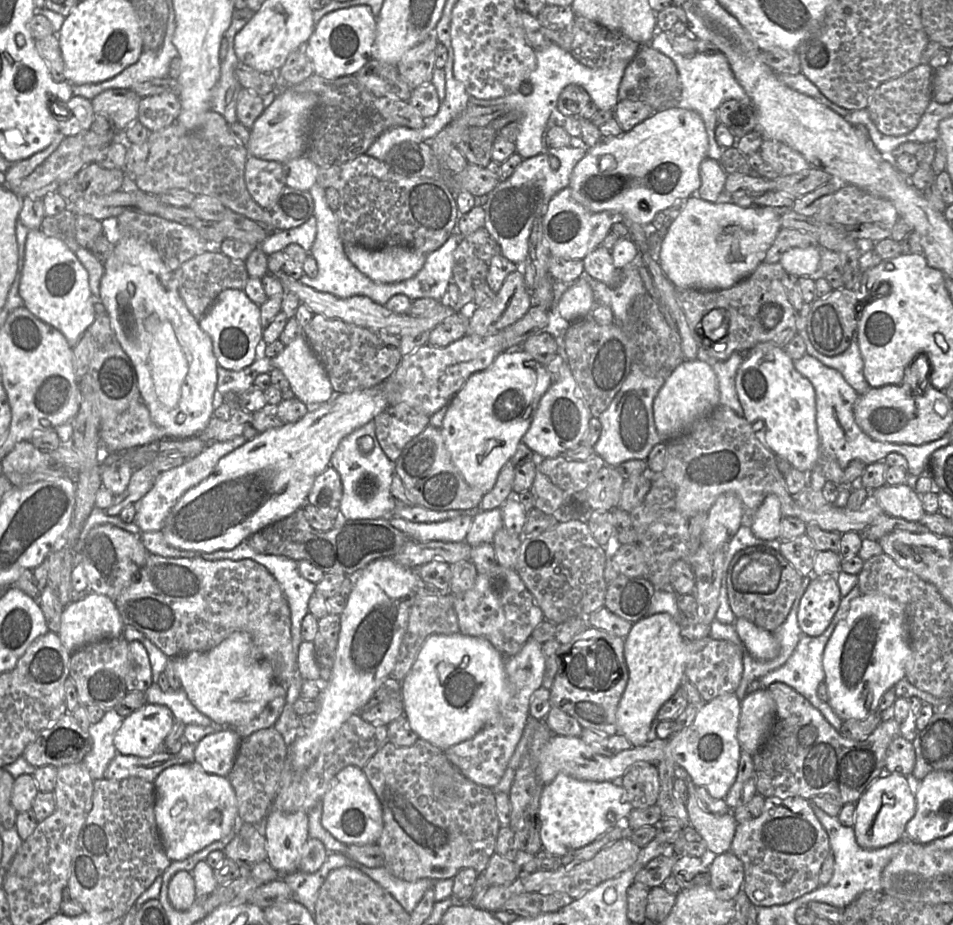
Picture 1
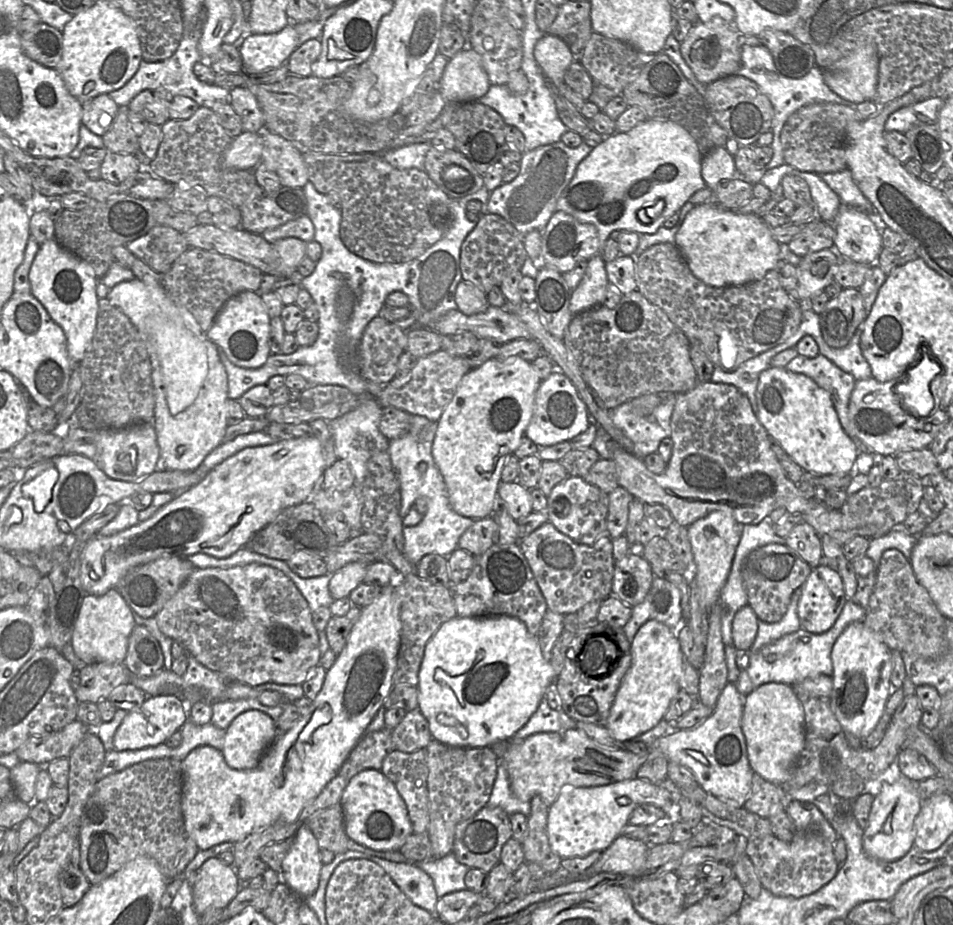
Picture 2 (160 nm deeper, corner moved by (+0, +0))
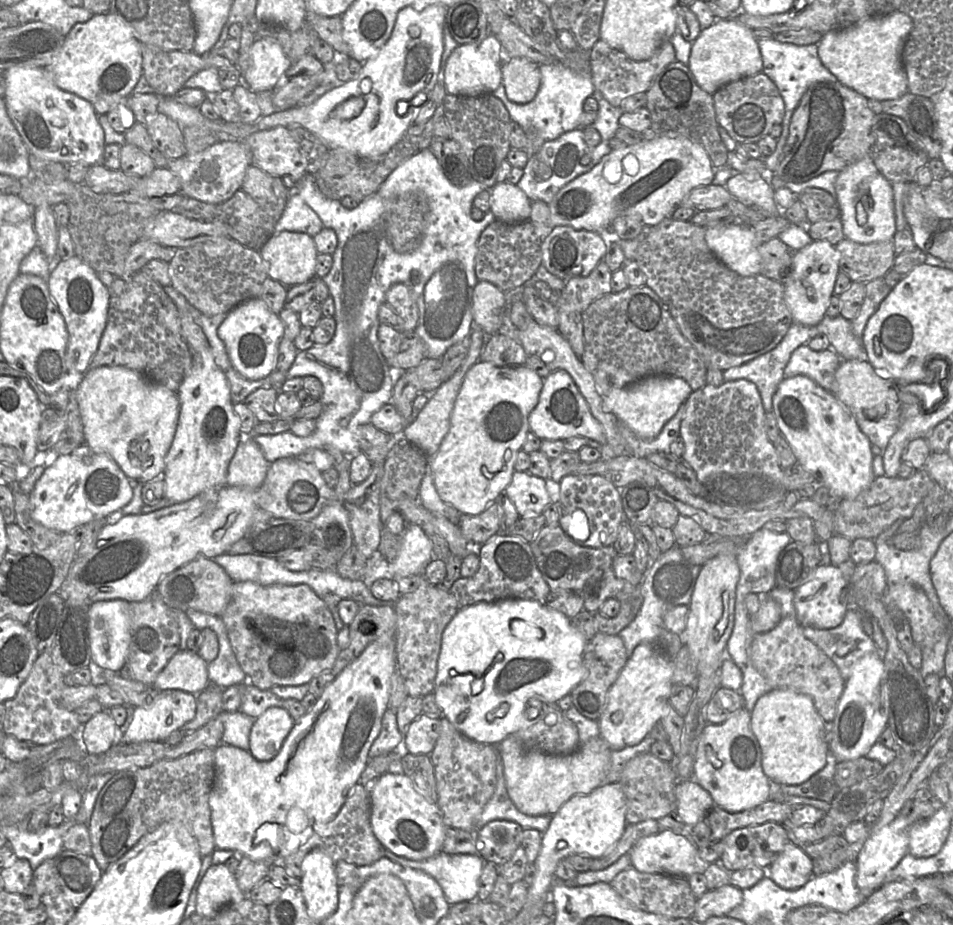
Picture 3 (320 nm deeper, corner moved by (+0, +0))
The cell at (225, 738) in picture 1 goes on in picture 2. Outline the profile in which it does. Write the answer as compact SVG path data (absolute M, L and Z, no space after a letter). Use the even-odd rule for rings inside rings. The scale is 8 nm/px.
M241 713L225 729L221 752L227 765L236 770L257 767L279 732L276 722L266 713Z

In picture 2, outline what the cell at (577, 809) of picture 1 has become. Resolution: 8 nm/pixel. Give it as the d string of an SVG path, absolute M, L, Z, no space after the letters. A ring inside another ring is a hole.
M637 777L594 787L563 786L555 802L548 808L550 847L562 859L584 857L594 851L603 853L628 824L633 810L643 804L661 808L672 823L681 820L673 811L672 794L667 788Z

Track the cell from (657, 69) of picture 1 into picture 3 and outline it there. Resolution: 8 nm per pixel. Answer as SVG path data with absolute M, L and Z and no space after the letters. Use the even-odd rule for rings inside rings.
M678 60L667 65L654 78L646 96L645 107L650 111L651 129L656 135L688 138L704 147L714 168L727 164L729 151L719 134L712 95L698 85L688 65Z

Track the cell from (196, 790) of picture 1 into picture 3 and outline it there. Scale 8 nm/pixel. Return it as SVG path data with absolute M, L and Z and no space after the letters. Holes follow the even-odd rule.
M382 635L335 676L313 708L295 722L273 759L259 761L248 750L218 745L214 754L215 776L209 796L215 849L232 850L239 856L270 865L282 865L287 856L332 821L351 788L359 782L370 759L369 751L381 730L395 670L396 638L394 635Z

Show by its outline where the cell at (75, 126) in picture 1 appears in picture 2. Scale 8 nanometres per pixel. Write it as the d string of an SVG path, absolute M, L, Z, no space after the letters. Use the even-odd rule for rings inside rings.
M108 94L98 95L82 103L82 126L98 136L110 128L119 106Z

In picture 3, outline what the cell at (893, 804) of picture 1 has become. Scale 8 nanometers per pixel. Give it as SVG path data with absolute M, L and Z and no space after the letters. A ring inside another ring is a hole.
M903 814L898 816L888 825L878 830L872 830L857 857L856 885L864 897L869 897L883 884L886 875L897 866L900 860L909 852L909 830L912 825Z

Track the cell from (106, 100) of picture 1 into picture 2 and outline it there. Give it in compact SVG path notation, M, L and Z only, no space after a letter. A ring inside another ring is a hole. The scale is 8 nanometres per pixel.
M144 90L128 104L128 109L142 116L149 124L162 126L169 119L169 103L173 97L164 91Z

